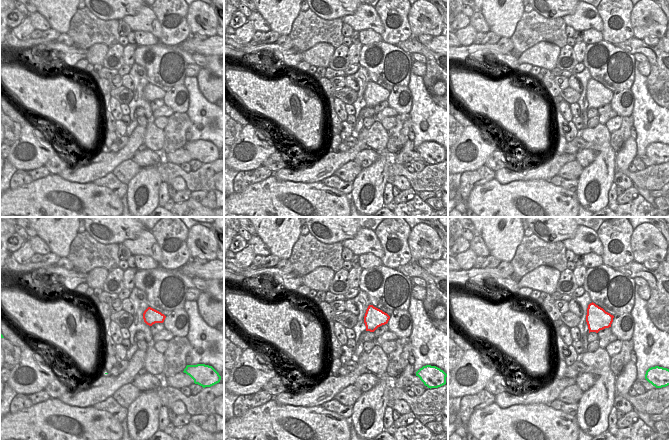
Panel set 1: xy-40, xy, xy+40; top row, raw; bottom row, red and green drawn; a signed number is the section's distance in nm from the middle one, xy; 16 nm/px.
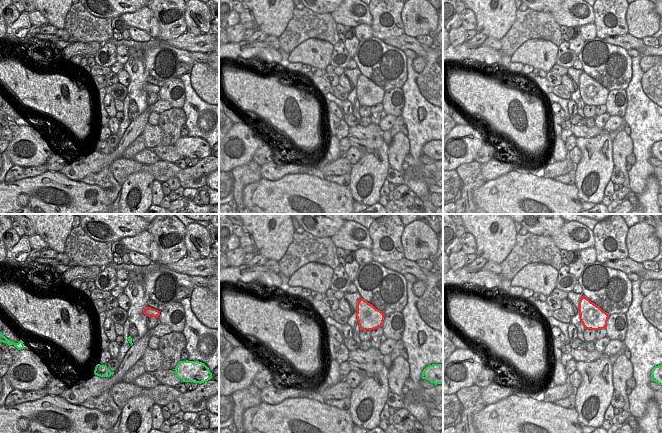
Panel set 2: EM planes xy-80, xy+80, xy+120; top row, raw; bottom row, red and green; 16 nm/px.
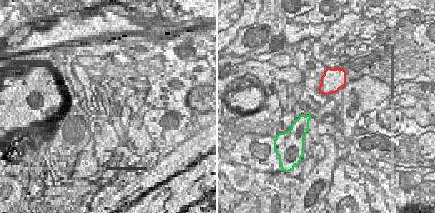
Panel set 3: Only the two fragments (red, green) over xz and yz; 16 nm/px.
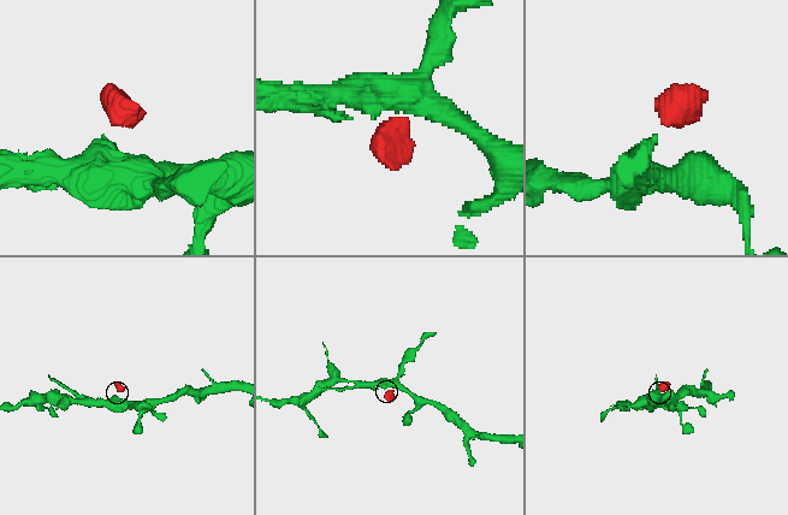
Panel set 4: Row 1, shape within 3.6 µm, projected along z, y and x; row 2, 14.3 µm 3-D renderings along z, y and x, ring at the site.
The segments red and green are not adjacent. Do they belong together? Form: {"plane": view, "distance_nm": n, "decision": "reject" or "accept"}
{"plane": "xy-40", "distance_nm": 800, "decision": "accept"}

